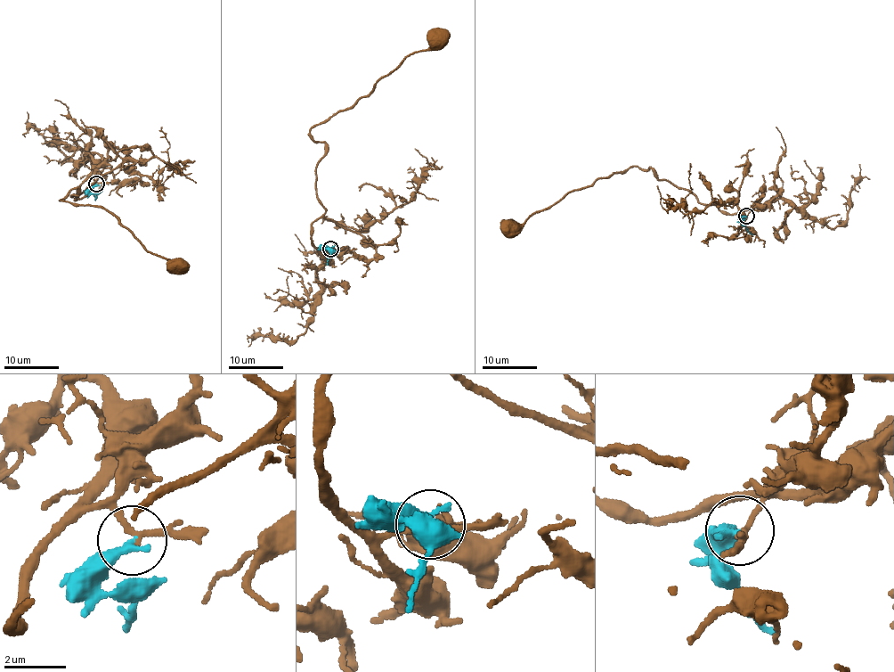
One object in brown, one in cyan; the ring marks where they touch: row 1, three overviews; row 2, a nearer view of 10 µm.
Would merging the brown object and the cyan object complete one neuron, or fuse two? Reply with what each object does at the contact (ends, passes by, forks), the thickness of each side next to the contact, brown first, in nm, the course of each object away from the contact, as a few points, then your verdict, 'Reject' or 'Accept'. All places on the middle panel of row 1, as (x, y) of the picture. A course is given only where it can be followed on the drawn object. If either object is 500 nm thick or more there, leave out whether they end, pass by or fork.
At the ring brown passes by. At the ring cyan ends. Thickness 160 nm (brown) against 360 nm. Course of brown: (331, 249), (312, 241), (312, 225), (325, 213), (315, 171), (326, 145), (310, 129), (439, 39). Course of cyan: (331, 249), (326, 249), (329, 255), (326, 265). Reject

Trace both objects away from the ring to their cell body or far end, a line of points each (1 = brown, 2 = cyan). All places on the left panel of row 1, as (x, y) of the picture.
1: (96, 184), (87, 178), (82, 199), (73, 188), (60, 200), (111, 212), (179, 268)
2: (96, 184), (92, 192), (96, 193), (94, 199)

